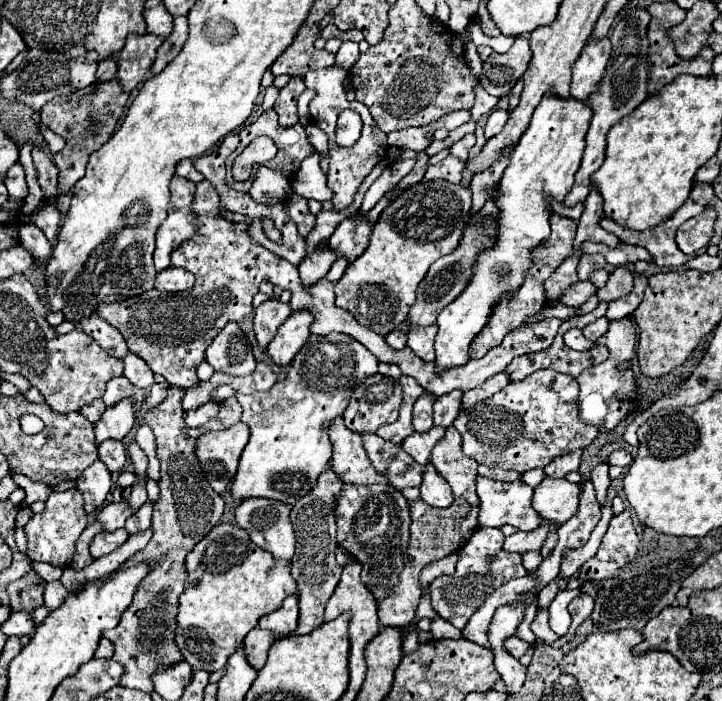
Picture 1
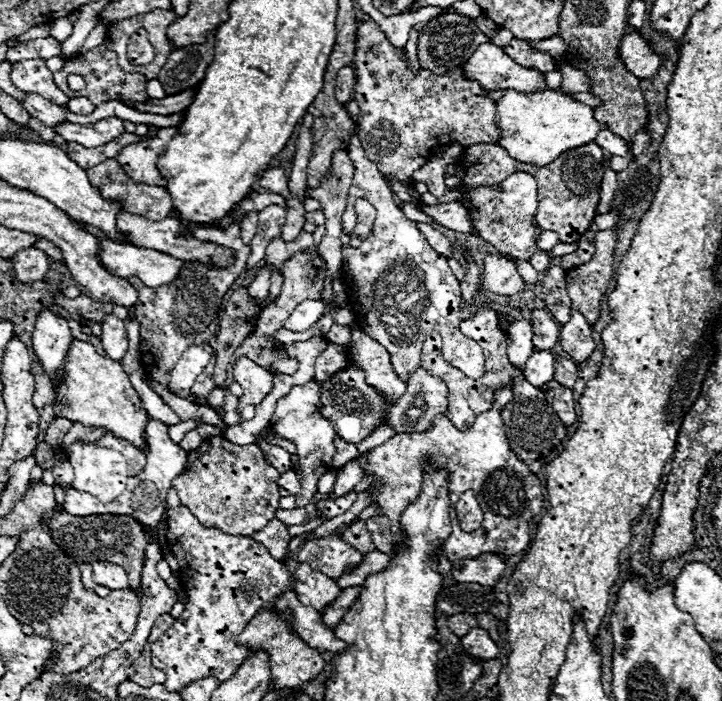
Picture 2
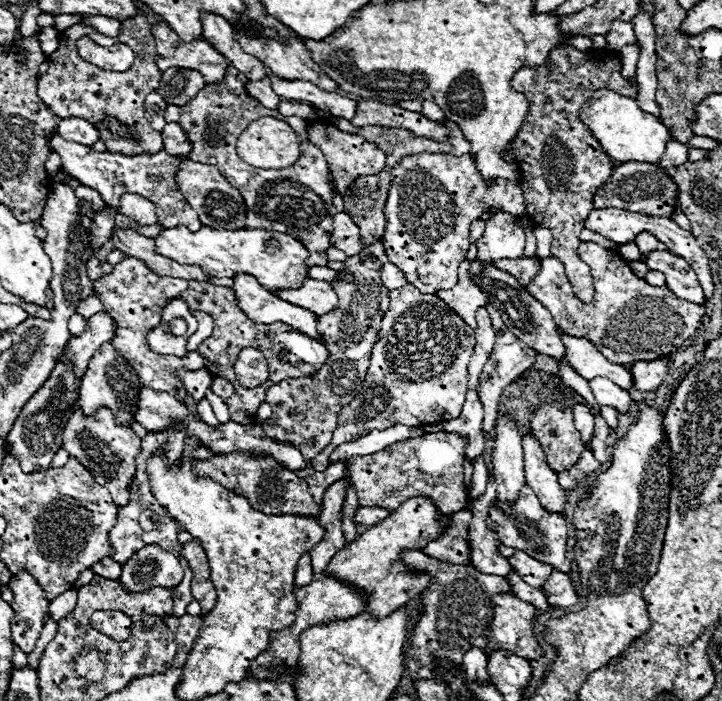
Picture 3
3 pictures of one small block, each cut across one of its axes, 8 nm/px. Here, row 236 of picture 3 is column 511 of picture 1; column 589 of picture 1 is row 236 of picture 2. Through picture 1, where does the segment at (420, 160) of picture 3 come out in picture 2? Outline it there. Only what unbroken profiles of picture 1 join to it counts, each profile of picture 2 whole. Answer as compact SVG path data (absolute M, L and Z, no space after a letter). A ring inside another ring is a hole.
M416 222L416 226L420 228L420 232L424 234L424 238L428 240L428 244L432 246L432 250L436 250L436 252L440 252L444 258L454 258L454 250L452 250L452 244L450 244L450 240L444 236L444 234L440 234L434 226L430 226L430 224L424 224L424 222Z

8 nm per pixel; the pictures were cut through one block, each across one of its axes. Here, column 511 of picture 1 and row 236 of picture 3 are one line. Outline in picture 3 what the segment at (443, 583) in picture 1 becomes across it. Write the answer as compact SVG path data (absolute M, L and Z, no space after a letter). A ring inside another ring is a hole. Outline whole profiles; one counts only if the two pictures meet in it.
M562 44L560 48L554 48L550 52L550 58L542 66L520 68L512 76L510 84L512 84L512 88L518 88L518 92L524 92L528 96L528 104L530 104L524 124L510 144L510 150L514 152L518 168L520 168L520 186L522 186L522 194L524 194L524 202L526 202L526 214L536 226L548 228L552 232L552 238L554 238L552 240L552 256L562 260L562 264L566 268L566 276L572 284L574 296L580 302L590 304L594 300L596 290L594 290L594 280L590 276L590 268L578 256L580 232L584 228L588 214L594 210L594 194L610 180L610 174L616 168L616 164L604 152L600 142L592 136L590 128L580 120L580 108L584 106L586 100L592 98L592 94L596 90L608 88L608 90L620 92L628 98L636 98L638 86L632 86L628 82L628 78L622 76L622 60L618 54L612 54L606 50L580 52L570 44Z

